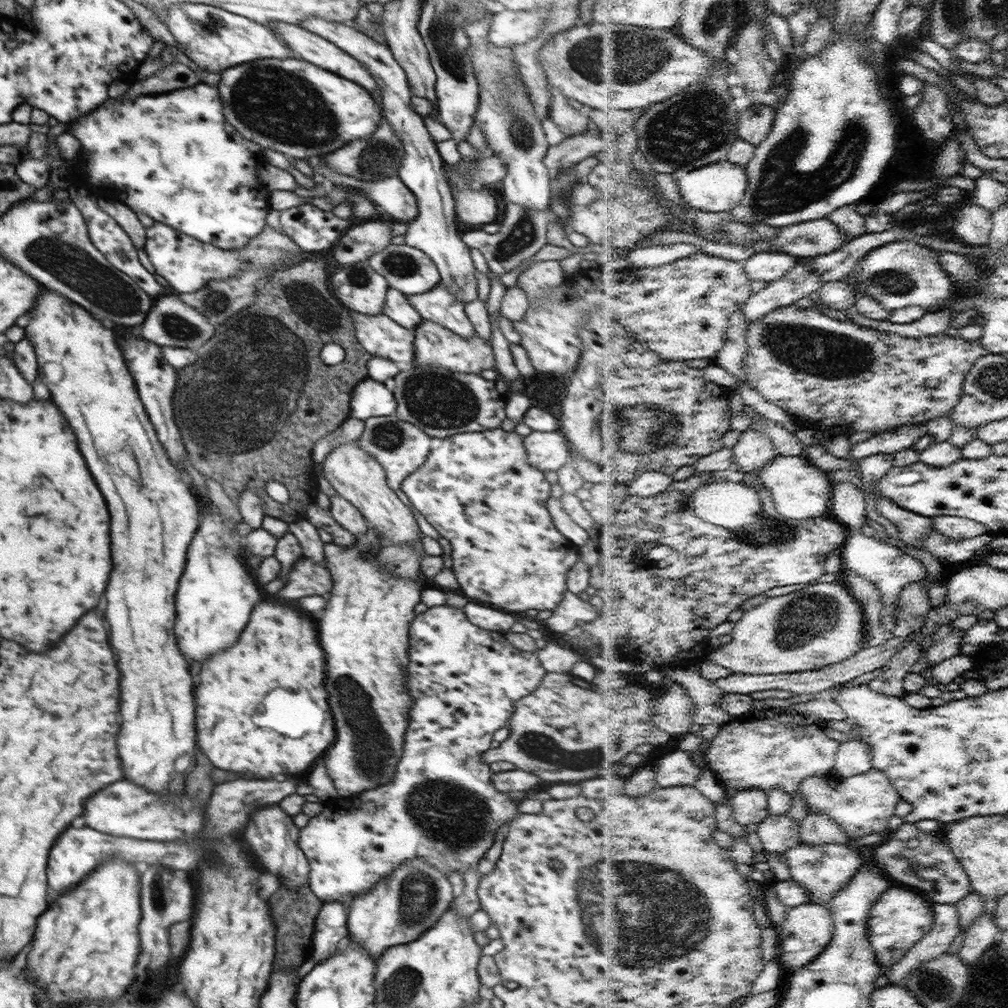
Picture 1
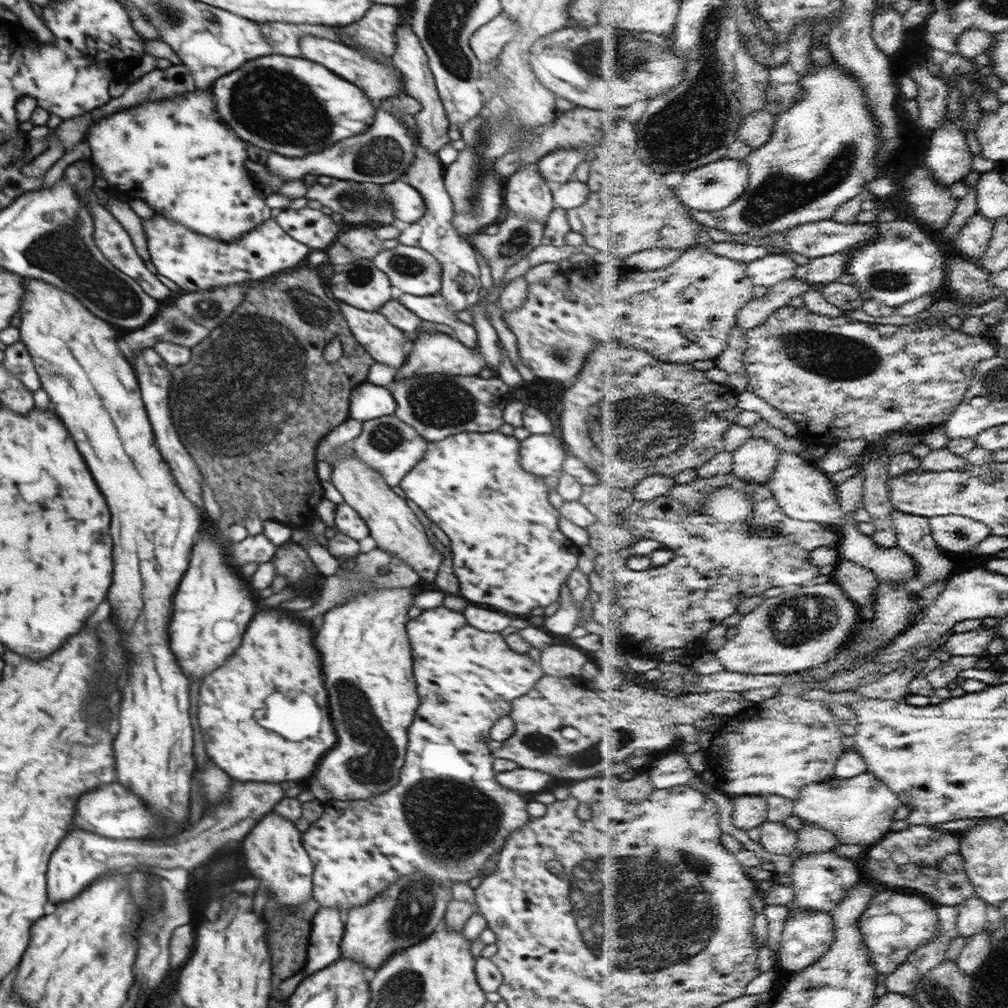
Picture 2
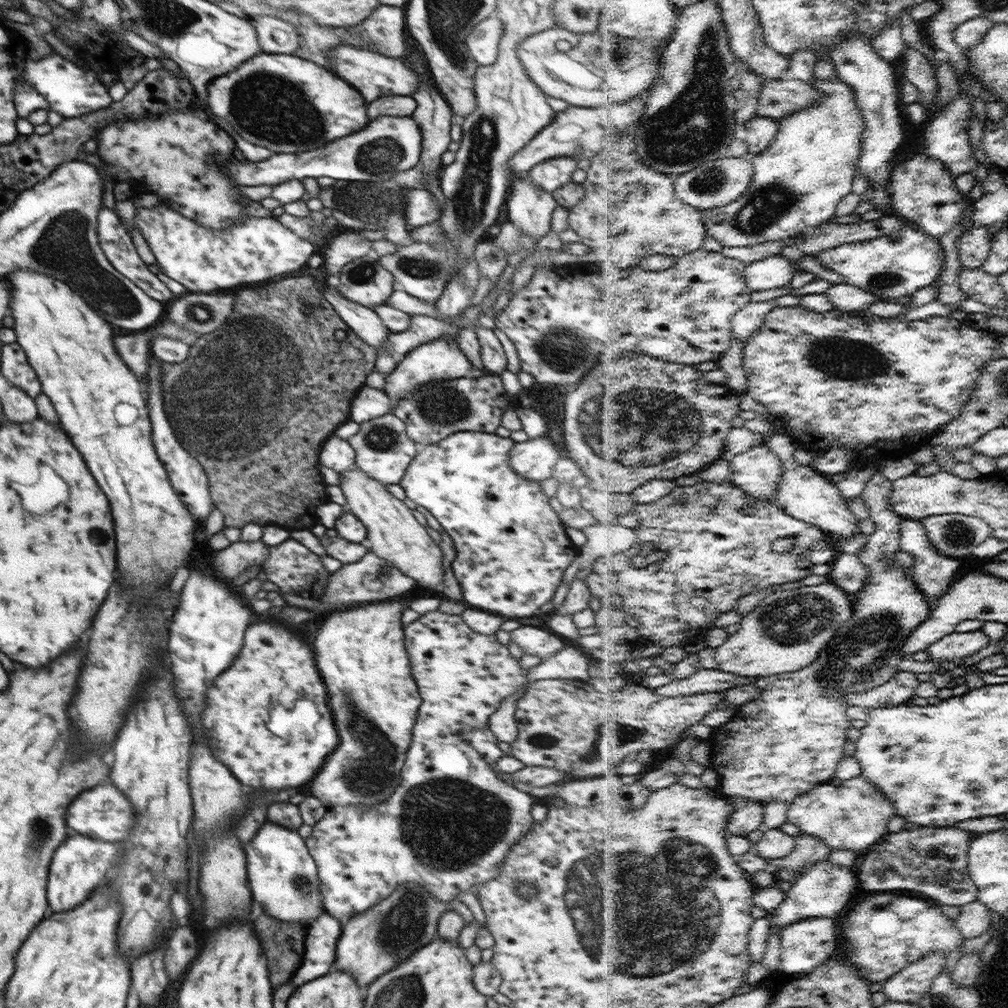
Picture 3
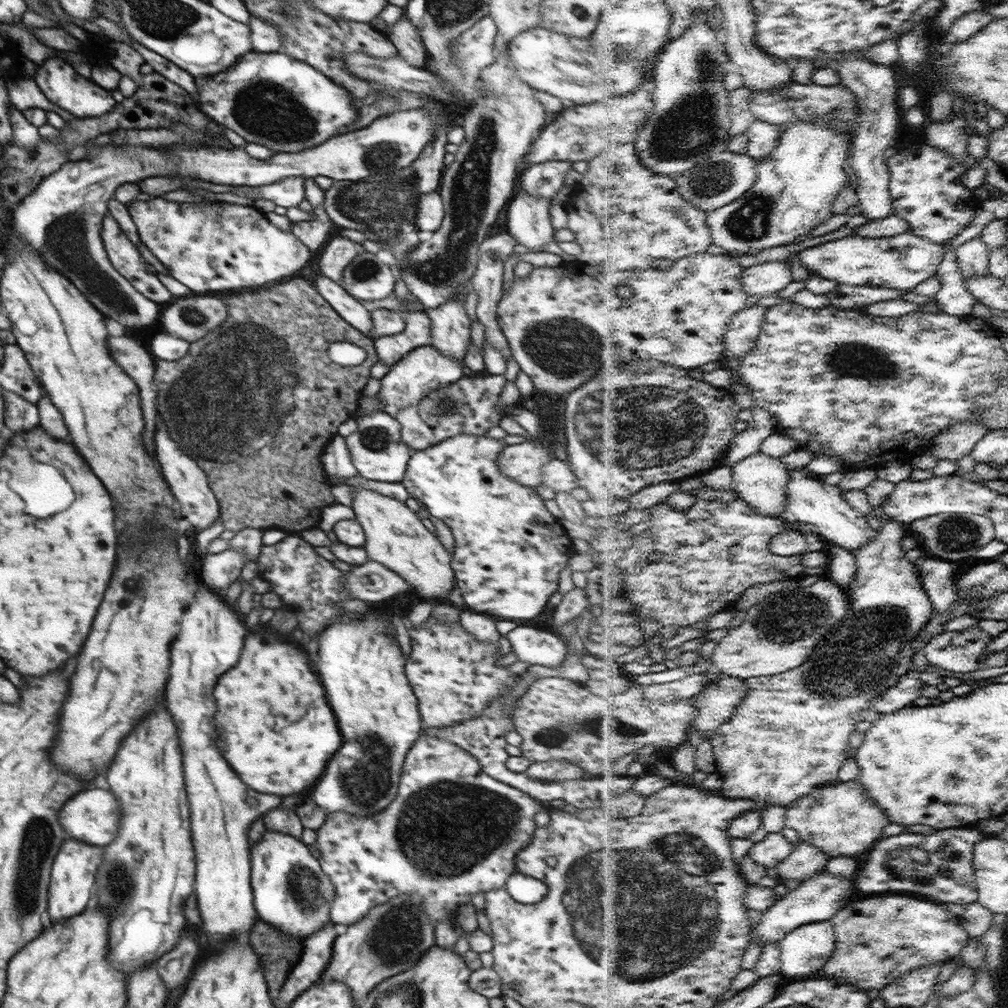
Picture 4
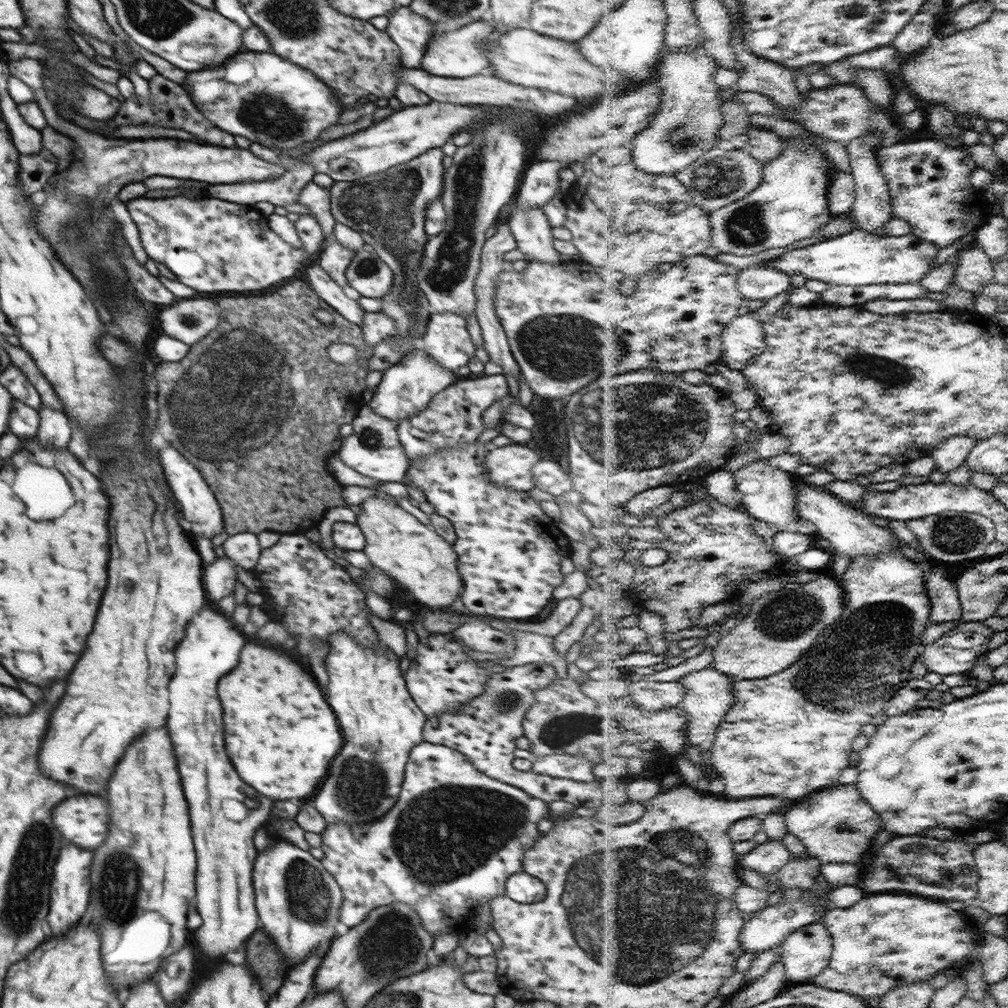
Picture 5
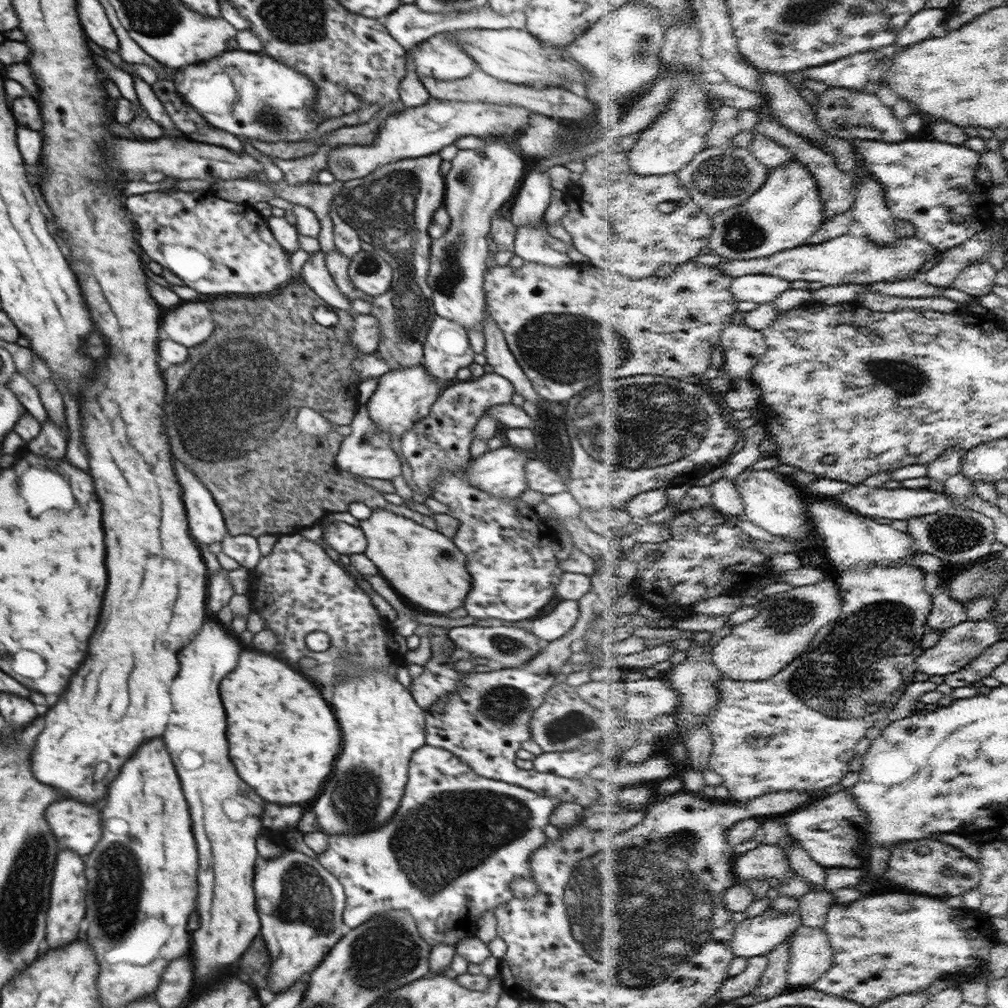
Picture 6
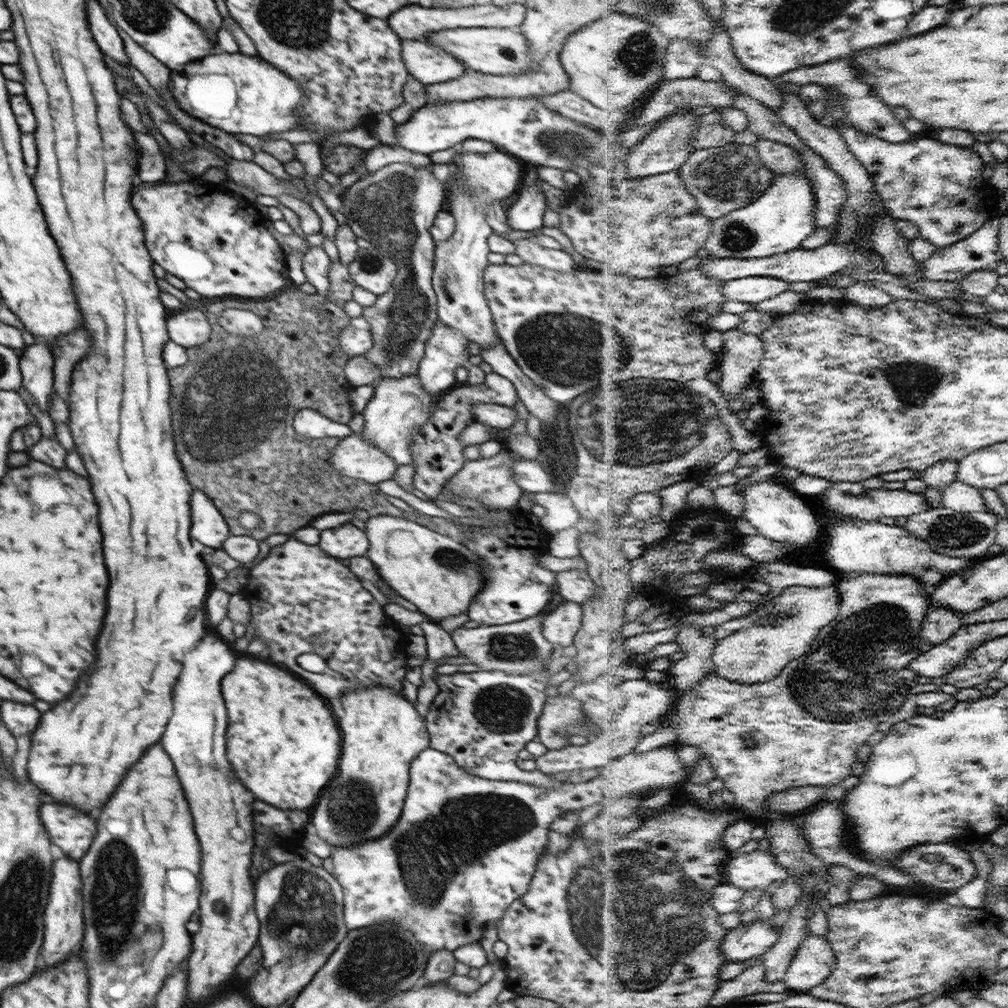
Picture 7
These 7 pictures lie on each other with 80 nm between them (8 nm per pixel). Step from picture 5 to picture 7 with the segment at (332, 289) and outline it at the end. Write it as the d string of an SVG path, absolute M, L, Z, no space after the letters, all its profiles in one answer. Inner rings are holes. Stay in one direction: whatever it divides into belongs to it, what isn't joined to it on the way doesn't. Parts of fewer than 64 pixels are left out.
M319 246L308 248L303 256L303 272L306 282L312 284L317 292L329 300L329 268L331 262L326 251Z

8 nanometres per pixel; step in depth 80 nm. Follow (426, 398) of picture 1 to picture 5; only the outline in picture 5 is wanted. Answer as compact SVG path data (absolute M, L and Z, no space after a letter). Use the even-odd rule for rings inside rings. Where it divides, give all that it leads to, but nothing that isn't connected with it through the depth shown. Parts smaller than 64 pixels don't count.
M503 374L459 378L454 384L448 385L433 396L433 400L424 410L397 425L398 437L409 462L422 459L426 455L434 455L436 451L448 447L464 445L464 442L470 444L477 441L480 434L486 430L483 418L485 410L502 400L507 394L509 394L509 386Z

